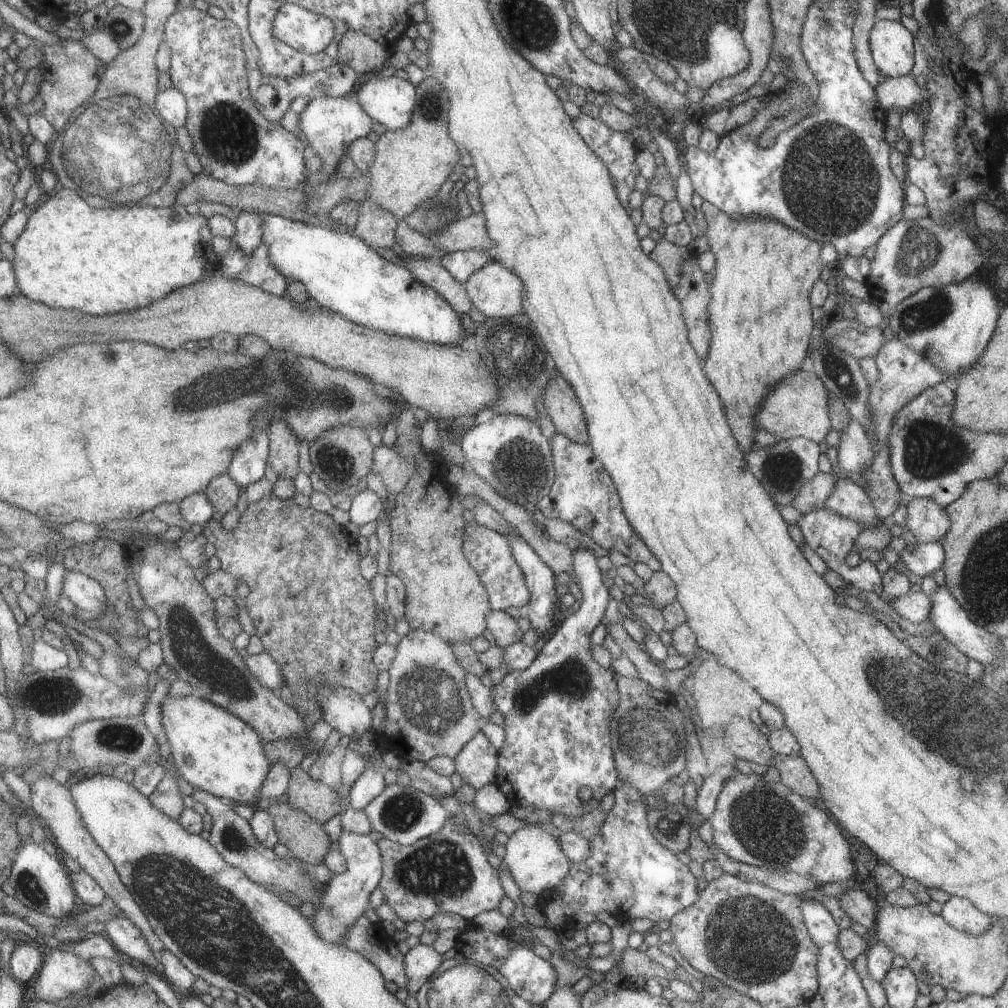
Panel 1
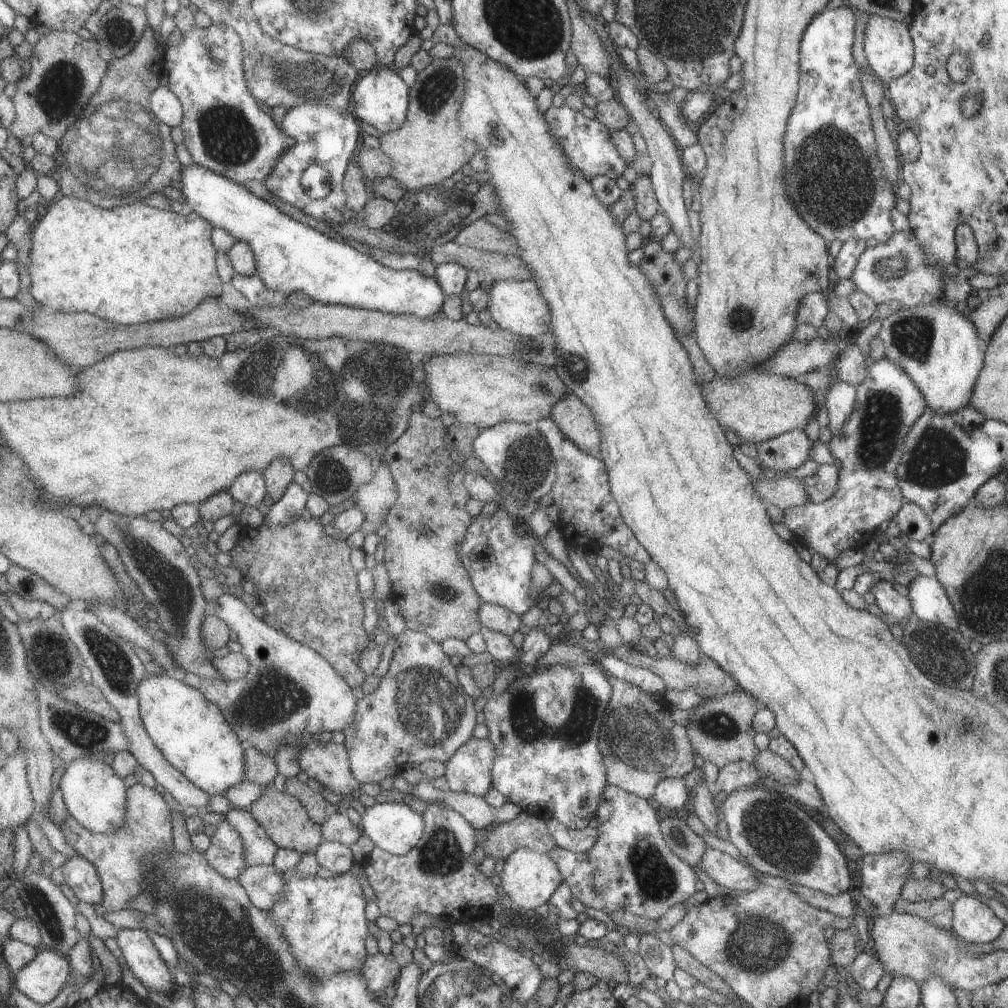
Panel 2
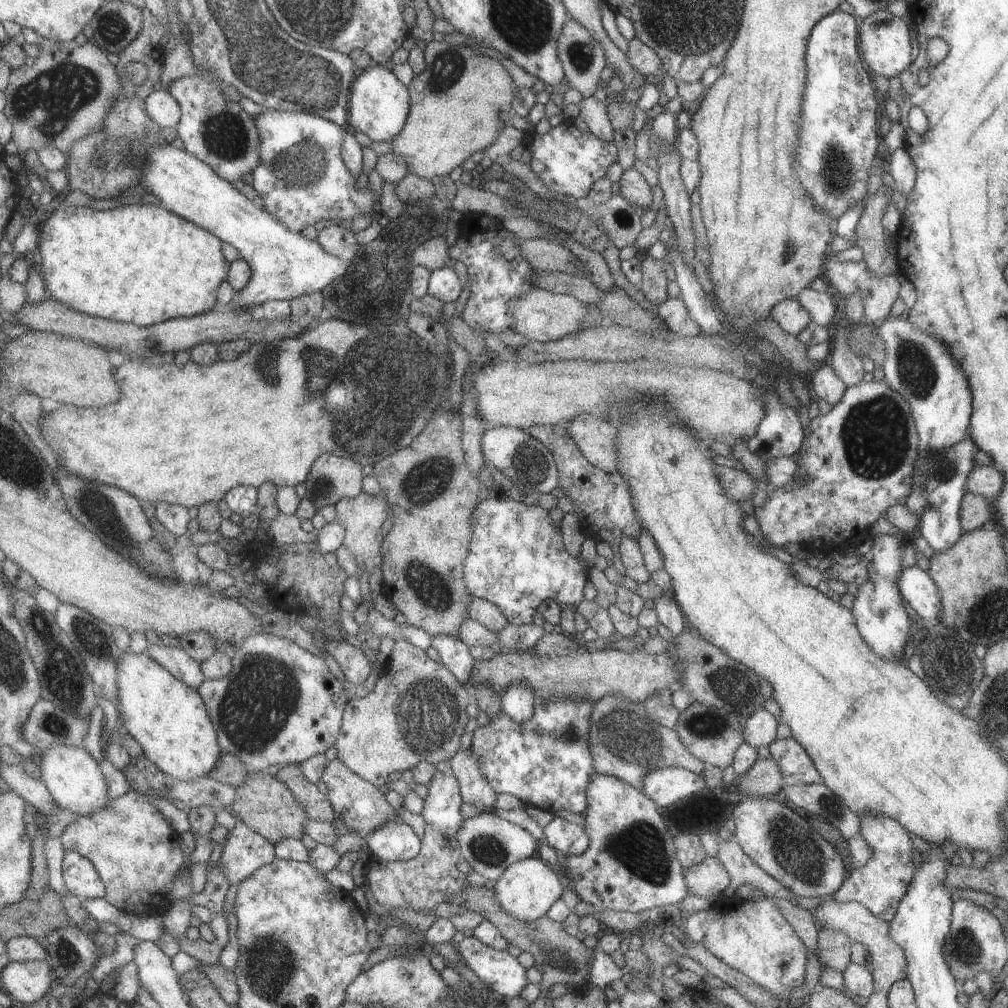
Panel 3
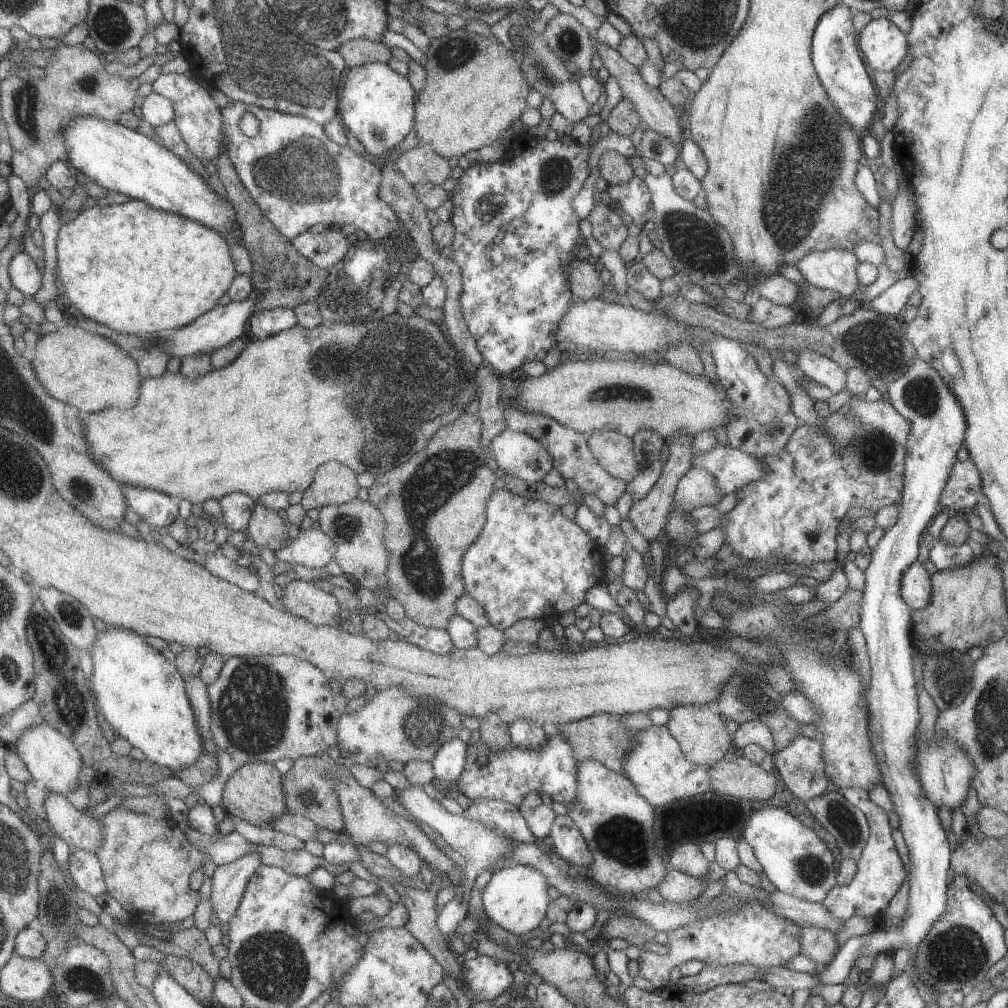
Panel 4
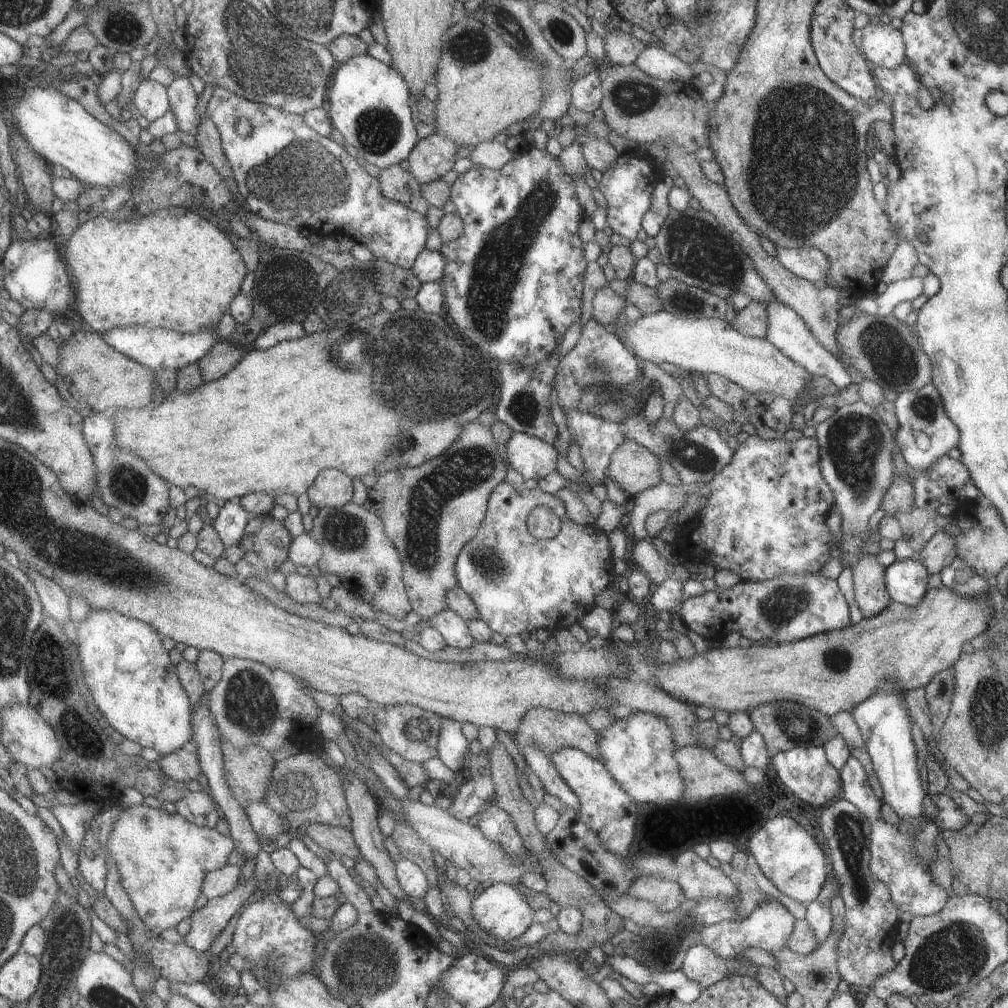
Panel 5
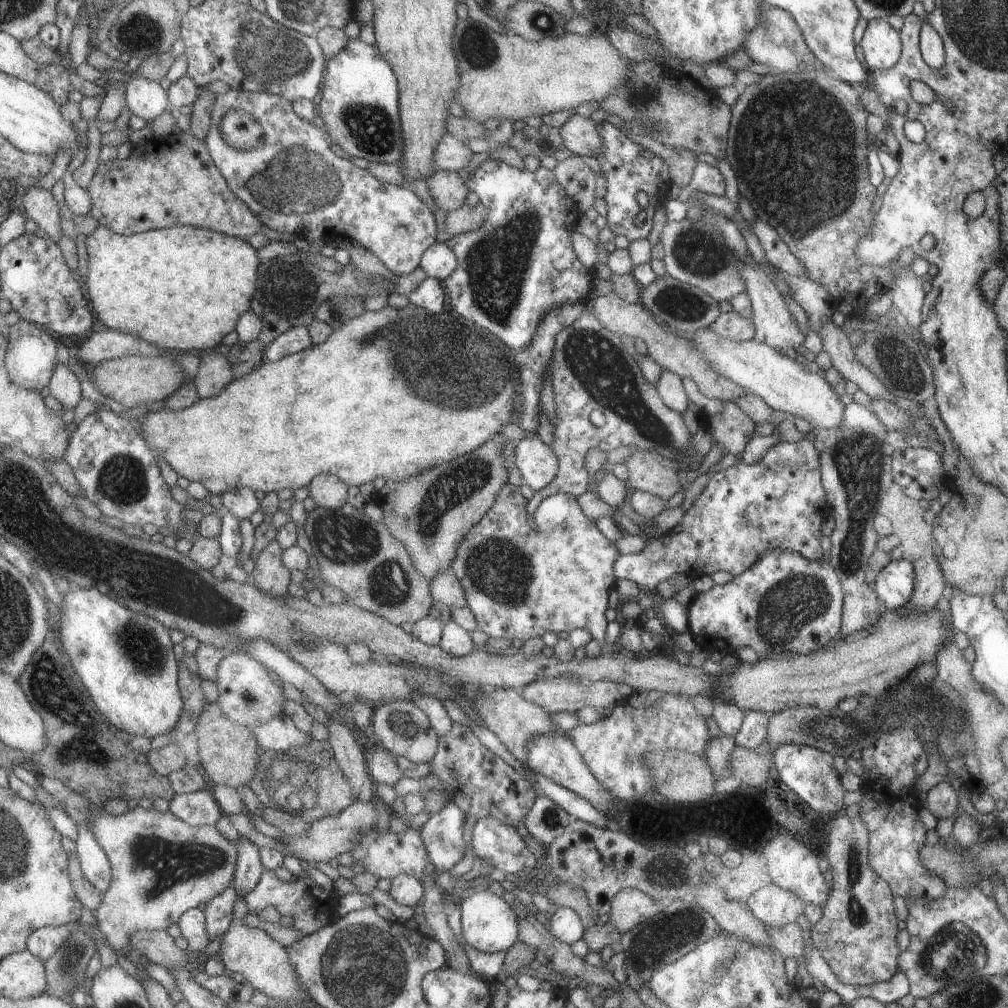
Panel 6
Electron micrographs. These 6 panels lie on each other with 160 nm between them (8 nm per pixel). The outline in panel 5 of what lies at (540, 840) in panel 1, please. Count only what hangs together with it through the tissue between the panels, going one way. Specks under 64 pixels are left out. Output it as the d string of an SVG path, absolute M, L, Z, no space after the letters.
M495 883L480 888L473 894L470 902L471 916L478 927L491 938L501 943L518 938L532 924L539 913L526 904L522 894L511 883Z

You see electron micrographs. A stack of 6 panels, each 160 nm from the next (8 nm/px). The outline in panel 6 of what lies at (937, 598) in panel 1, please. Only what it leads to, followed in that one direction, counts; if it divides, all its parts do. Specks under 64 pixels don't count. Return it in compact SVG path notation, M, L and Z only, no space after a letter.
M901 558L890 561L879 569L874 578L873 590L883 608L896 610L911 596L915 586L914 568Z

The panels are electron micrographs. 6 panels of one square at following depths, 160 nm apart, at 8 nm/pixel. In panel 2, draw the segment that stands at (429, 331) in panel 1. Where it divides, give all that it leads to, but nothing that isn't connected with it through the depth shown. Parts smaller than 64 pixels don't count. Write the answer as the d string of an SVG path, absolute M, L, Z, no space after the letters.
M195 163L183 165L179 171L178 188L184 198L184 207L206 220L212 228L224 230L231 238L245 243L254 256L257 276L264 285L287 296L289 293L305 293L313 302L321 304L340 304L360 309L375 309L382 313L405 313L416 317L433 318L441 309L445 295L436 280L415 269L393 270L380 265L371 257L351 248L347 244L328 238L301 222L293 220L275 206L257 198L242 184L230 181L224 176Z

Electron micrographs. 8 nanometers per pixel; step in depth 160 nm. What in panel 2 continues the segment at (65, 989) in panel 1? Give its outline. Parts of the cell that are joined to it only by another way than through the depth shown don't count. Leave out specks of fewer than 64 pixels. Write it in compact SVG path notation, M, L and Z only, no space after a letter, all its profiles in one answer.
M41 947L39 952L12 974L17 990L38 1005L51 1002L68 978L70 968L64 956Z

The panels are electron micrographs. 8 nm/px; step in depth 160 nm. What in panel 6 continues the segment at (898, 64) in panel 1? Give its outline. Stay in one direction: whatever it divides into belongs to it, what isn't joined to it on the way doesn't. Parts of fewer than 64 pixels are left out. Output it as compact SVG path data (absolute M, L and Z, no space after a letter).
M885 18L872 19L866 24L860 41L864 65L868 70L888 69L900 57L900 38Z

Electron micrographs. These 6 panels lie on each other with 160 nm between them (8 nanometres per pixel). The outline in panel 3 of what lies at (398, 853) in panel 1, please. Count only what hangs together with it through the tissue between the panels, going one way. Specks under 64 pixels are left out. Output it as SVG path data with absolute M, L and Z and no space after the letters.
M450 759L434 765L431 780L428 784L427 796L423 799L423 809L420 813L424 820L424 836L420 840L419 852L408 861L386 861L370 857L367 860L367 875L365 882L376 901L389 912L393 908L410 908L414 911L431 908L441 901L446 902L446 896L456 893L461 887L469 886L465 874L455 867L461 859L460 847L457 844L456 832L463 820L460 815L460 786L450 769Z

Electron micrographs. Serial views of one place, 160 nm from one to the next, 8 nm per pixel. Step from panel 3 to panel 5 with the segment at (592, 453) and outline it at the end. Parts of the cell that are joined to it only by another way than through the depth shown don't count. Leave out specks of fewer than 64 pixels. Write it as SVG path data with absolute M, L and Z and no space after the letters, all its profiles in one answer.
M625 440L610 454L606 476L625 494L636 495L663 482L659 462L644 446Z

